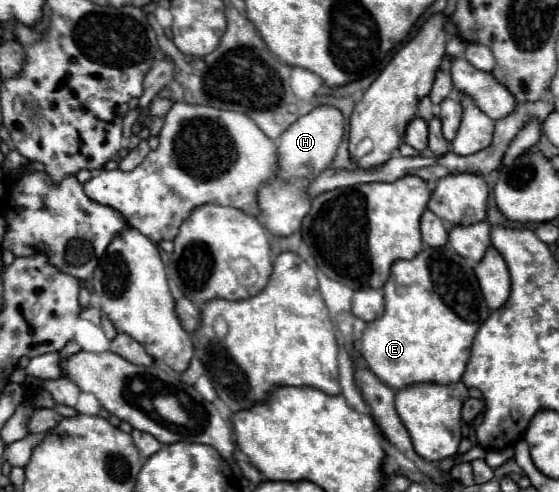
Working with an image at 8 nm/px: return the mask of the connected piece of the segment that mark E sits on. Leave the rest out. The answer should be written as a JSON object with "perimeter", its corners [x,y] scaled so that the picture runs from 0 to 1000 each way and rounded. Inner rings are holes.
{"perimeter":[[[762,500],[737,528],[708,528],[701,537],[698,565],[683,589],[687,589],[691,630],[683,646],[655,659],[644,695],[648,728],[655,732],[658,748],[676,764],[676,772],[683,772],[691,785],[705,793],[733,789],[741,780],[758,780],[758,776],[780,776],[780,780],[823,776],[834,736],[841,728],[844,691],[855,667],[862,663],[862,654],[877,642],[855,569],[848,561],[848,545],[837,537],[837,528],[819,520],[805,500],[794,500],[787,508]]]}

